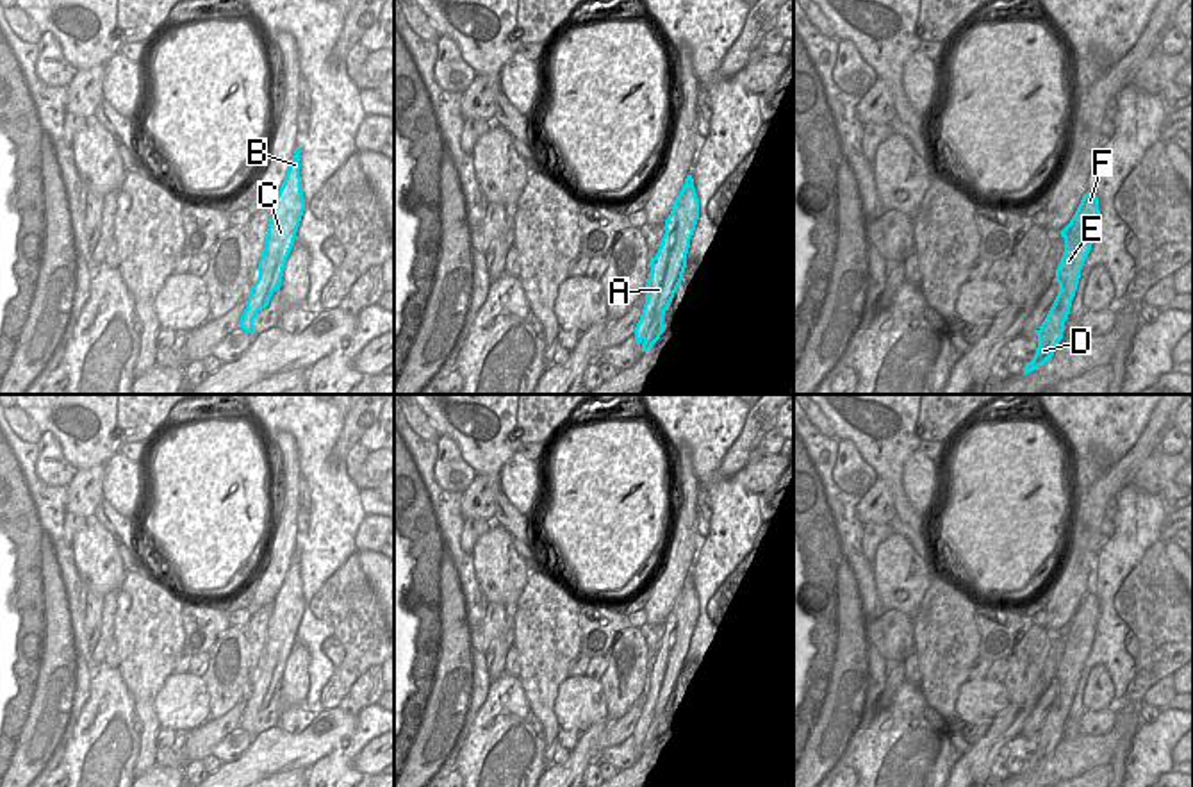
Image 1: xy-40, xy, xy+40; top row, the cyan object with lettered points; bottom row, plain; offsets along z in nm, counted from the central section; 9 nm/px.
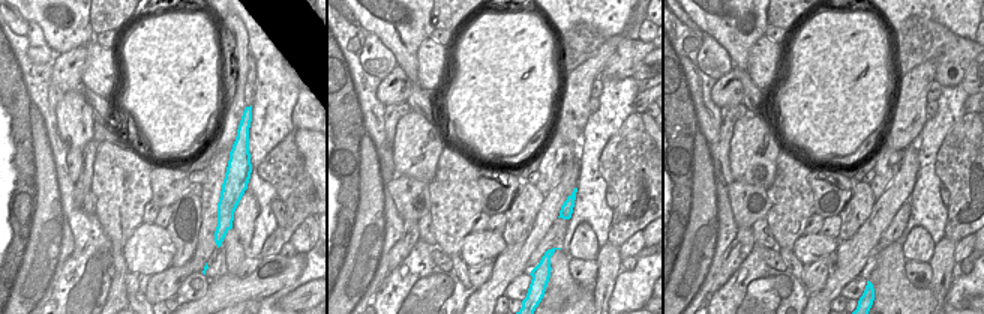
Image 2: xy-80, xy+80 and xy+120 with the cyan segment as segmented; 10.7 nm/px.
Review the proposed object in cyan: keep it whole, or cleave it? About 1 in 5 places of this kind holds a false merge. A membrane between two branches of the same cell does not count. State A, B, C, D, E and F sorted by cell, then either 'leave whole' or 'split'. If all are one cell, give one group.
A B C D E F; leave whole

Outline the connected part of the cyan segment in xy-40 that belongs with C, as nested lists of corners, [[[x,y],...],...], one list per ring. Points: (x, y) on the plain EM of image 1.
[[[296,546],[284,584],[273,601],[266,646],[259,660],[259,678],[250,687],[246,708],[239,721],[239,728],[248,733],[253,733],[253,719],[257,717],[257,712],[269,705],[275,691],[280,691],[284,667],[294,646],[303,610],[305,598],[300,576],[300,546]]]

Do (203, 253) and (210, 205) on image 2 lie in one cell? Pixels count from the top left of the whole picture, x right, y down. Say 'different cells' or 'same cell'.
same cell

